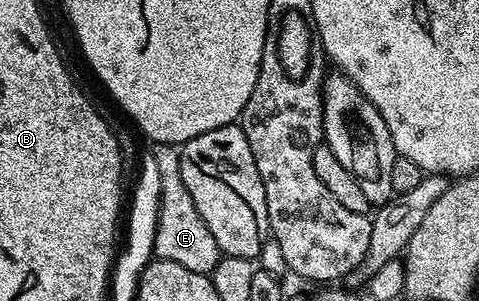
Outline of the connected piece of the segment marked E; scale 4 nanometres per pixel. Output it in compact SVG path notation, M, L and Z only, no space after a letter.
M159 144L153 146L152 152L160 171L159 217L153 256L159 261L180 263L180 267L188 267L188 271L209 275L216 267L220 250L216 239L212 239L212 231L208 231L208 223L200 219L192 195L188 195L188 187L184 187L184 179L180 179L180 152L173 145Z

